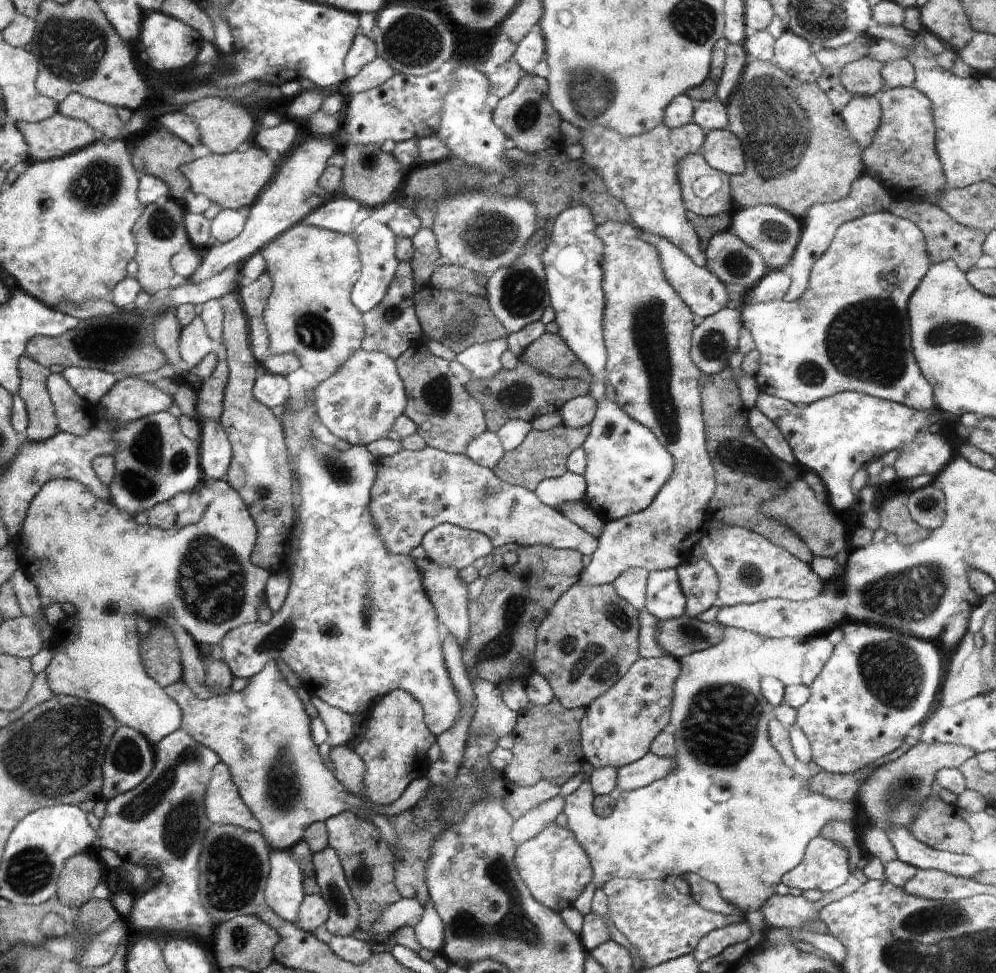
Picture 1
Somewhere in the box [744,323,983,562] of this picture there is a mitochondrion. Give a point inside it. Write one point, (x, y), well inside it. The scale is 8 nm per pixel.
(929, 504)

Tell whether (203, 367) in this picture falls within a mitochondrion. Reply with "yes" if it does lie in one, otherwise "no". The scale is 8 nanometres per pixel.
no

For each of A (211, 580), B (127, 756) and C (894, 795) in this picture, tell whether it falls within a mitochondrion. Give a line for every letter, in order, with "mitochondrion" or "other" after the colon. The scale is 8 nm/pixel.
A: mitochondrion
B: mitochondrion
C: mitochondrion

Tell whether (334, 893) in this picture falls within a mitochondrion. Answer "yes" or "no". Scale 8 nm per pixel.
yes

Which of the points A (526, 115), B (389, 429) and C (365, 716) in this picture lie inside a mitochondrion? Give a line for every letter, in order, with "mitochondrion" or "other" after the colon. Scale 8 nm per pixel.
A: mitochondrion
B: other
C: other

